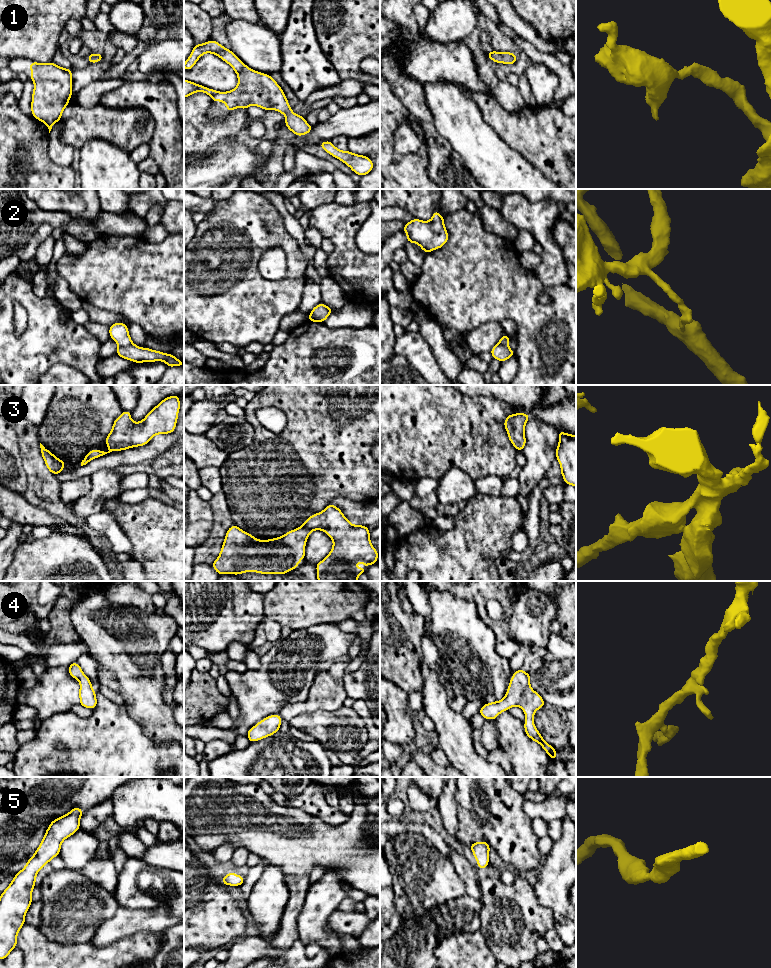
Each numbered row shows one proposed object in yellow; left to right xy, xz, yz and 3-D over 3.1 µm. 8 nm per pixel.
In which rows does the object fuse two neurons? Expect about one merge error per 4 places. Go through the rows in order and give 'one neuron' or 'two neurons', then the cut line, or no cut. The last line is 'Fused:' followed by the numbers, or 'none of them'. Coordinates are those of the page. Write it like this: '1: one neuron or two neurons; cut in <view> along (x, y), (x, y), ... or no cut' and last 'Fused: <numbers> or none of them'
1: one neuron; no cut
2: two neurons; cut in xy along (132, 343), (119, 347)
3: one neuron; no cut
4: one neuron; no cut
5: one neuron; no cut
Fused: 2

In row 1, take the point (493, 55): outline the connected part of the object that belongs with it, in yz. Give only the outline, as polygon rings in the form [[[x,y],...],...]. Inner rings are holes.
[[[495,50],[487,53],[487,57],[493,60],[497,64],[503,63],[503,64],[510,64],[510,65],[515,64],[518,59],[516,55],[512,52],[498,53]]]

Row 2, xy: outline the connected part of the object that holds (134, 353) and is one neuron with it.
[[[135,344],[119,347],[116,355],[135,363],[163,361],[167,364],[168,368],[184,366],[184,363],[172,354],[166,354],[146,347],[141,348]]]

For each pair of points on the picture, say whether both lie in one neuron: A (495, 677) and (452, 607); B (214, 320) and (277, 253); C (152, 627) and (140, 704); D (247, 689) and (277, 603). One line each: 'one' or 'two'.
A: one
B: two
C: one
D: two

